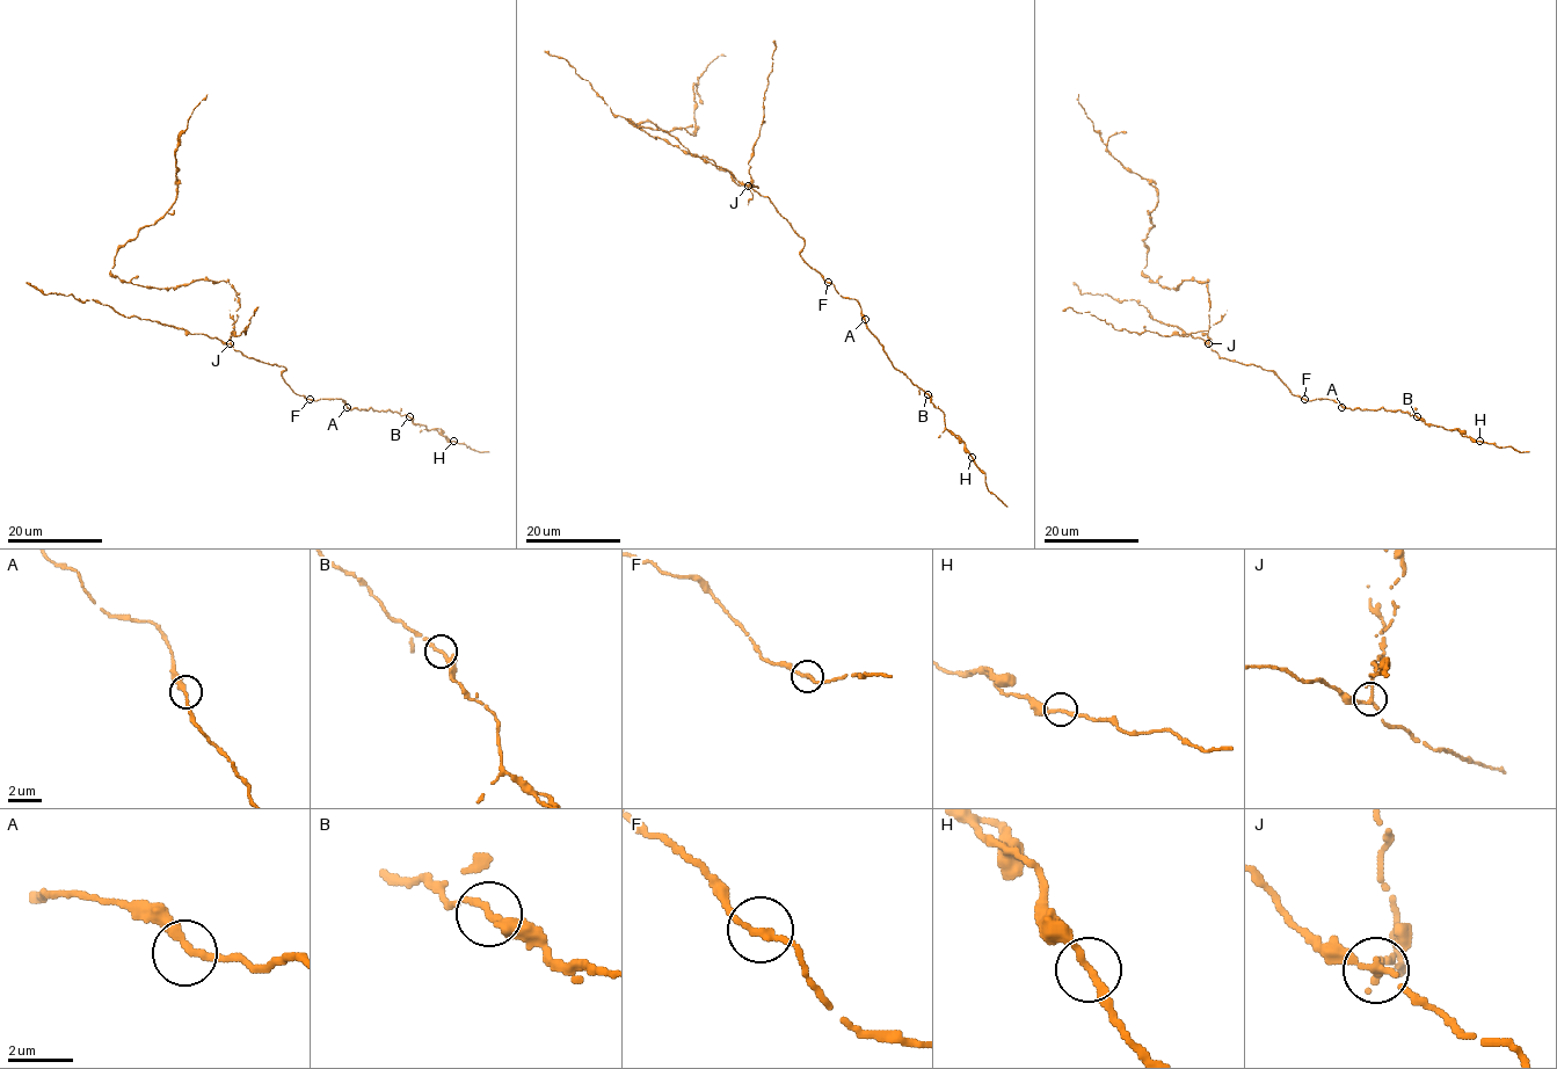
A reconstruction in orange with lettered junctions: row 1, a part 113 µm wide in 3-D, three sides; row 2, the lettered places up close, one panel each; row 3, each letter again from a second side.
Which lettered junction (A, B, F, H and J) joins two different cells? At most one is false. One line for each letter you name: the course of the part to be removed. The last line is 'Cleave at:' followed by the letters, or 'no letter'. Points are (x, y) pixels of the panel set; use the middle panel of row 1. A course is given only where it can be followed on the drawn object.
J: foreign part runs (748, 187), (758, 187), (739, 186), (707, 157), (628, 120), (693, 136), (693, 86), (725, 56)
Cleave at: J

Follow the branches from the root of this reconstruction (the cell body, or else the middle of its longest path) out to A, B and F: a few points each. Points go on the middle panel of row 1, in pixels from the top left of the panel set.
A: (748, 186), (768, 197), (805, 241), (799, 254), (801, 259), (832, 283), (839, 296), (855, 299), (865, 319)
B: (748, 186), (768, 197), (805, 241), (801, 259), (839, 296), (857, 300), (866, 327), (890, 363), (928, 394)
F: (748, 186), (768, 197), (805, 241), (799, 254), (801, 259), (828, 282)

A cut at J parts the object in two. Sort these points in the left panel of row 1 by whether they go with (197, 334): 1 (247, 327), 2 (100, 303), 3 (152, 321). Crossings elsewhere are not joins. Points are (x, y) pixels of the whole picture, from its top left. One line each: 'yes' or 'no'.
1: no
2: yes
3: yes

